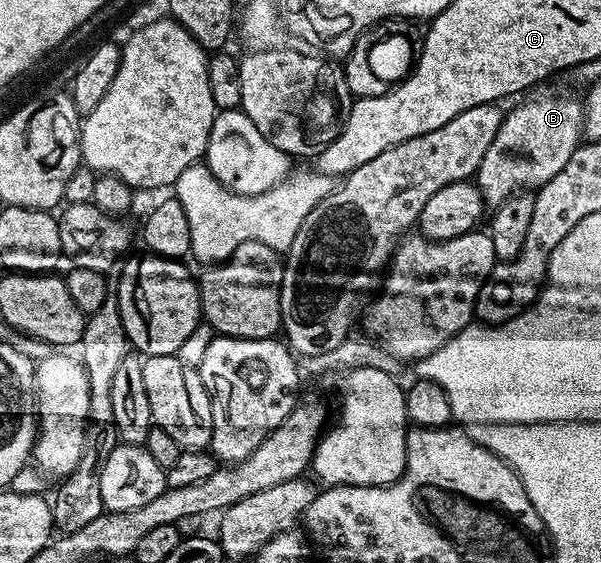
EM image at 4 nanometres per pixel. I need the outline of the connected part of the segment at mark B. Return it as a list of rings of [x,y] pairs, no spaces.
[[[552,84],[532,89],[510,111],[504,113],[503,123],[493,136],[493,144],[485,152],[473,181],[483,194],[488,207],[500,206],[507,198],[520,192],[531,192],[544,186],[565,164],[569,156],[581,145],[583,133],[583,102],[567,90],[558,90]]]

